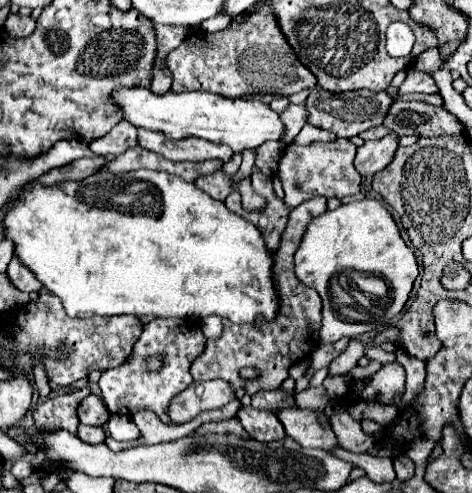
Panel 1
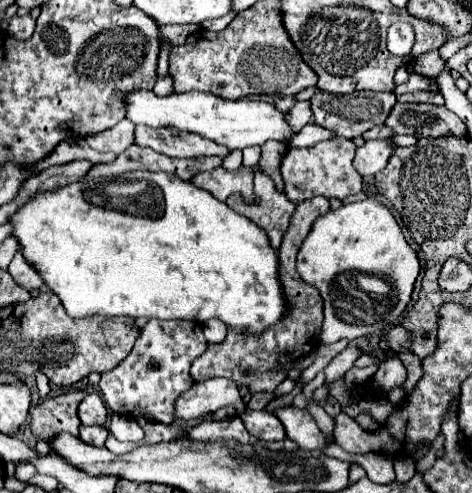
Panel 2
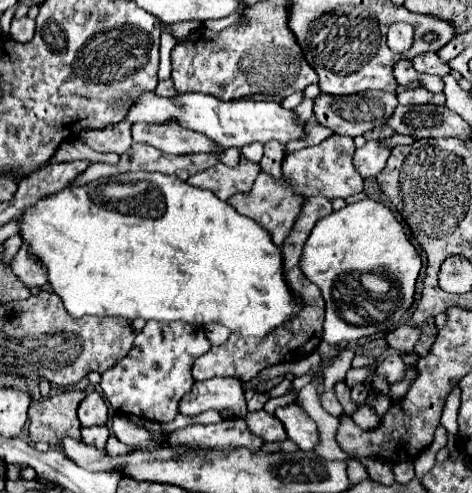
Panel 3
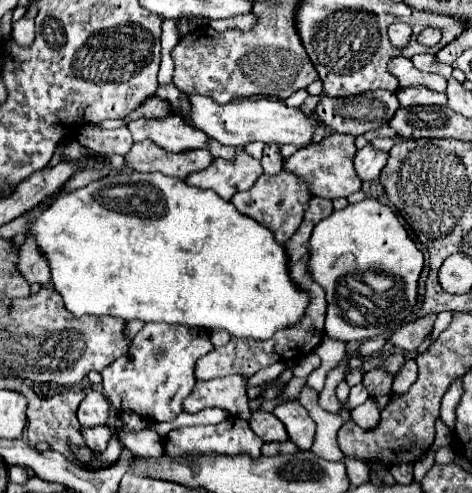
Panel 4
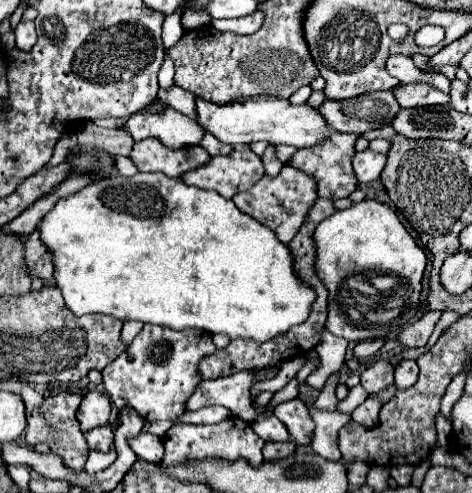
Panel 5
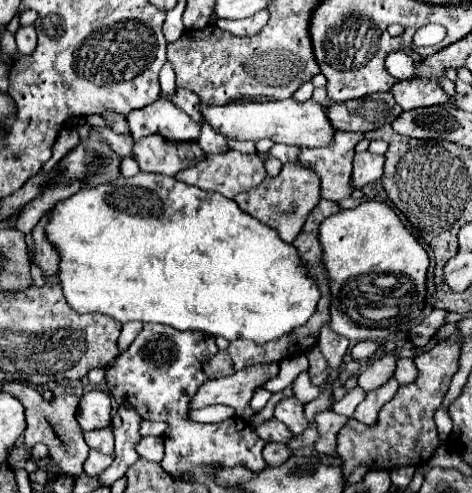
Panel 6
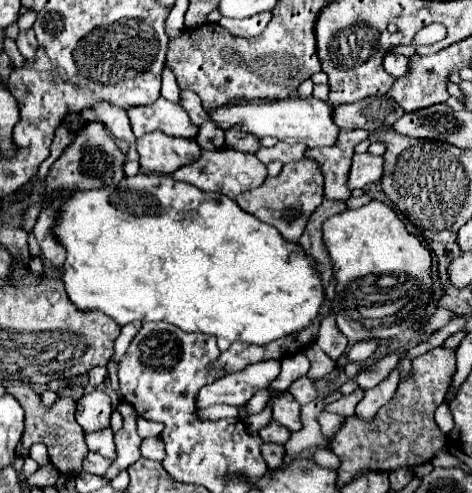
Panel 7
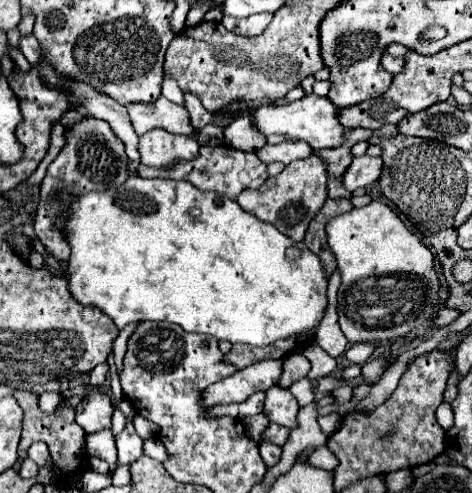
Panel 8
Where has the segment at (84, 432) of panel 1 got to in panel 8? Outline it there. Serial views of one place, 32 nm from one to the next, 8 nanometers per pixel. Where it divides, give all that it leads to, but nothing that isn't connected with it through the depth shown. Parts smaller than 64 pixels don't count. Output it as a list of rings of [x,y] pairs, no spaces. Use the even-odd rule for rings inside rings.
[[[110,430],[88,434],[86,448],[88,448],[88,456],[102,458],[104,462],[108,462],[112,466],[110,470],[116,468],[116,444],[114,444],[114,436]]]

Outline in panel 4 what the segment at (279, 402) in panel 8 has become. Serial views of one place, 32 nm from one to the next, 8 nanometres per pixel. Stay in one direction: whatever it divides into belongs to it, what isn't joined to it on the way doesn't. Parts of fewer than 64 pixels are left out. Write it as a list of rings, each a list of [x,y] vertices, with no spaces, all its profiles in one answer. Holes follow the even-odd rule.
[[[290,400],[290,402],[282,402],[274,408],[274,416],[284,422],[288,436],[292,442],[296,442],[298,448],[310,450],[312,440],[314,440],[314,420],[308,416],[308,410],[298,402],[298,400]]]

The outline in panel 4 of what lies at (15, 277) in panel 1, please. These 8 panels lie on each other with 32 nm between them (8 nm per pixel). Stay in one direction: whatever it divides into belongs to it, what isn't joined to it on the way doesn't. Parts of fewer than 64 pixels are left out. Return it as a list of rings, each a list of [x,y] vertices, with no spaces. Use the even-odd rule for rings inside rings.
[[[28,236],[26,242],[20,246],[20,260],[18,260],[18,270],[22,276],[34,284],[40,282],[42,286],[50,284],[50,270],[48,270],[48,258],[44,252],[40,252],[34,236]]]

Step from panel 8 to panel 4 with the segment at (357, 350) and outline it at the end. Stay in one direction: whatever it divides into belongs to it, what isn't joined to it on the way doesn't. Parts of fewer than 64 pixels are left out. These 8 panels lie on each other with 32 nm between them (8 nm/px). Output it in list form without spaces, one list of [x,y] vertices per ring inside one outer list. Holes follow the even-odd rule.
[[[382,336],[369,339],[358,348],[357,354],[361,358],[369,357],[375,351],[380,350],[385,345],[385,343],[386,339]]]

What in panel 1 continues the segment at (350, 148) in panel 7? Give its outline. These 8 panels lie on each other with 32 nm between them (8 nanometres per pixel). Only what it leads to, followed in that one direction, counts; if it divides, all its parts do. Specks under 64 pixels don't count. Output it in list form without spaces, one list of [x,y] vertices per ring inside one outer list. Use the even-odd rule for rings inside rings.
[[[336,138],[334,142],[314,142],[310,146],[294,146],[290,144],[278,164],[278,176],[284,186],[284,201],[288,206],[296,208],[300,202],[324,196],[338,198],[358,194],[360,192],[360,174],[354,170],[354,144],[346,138]]]

